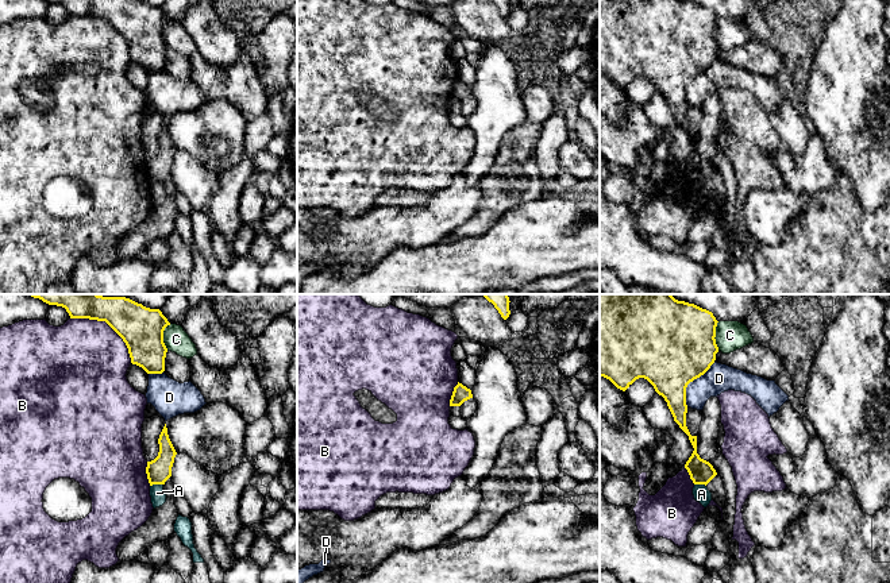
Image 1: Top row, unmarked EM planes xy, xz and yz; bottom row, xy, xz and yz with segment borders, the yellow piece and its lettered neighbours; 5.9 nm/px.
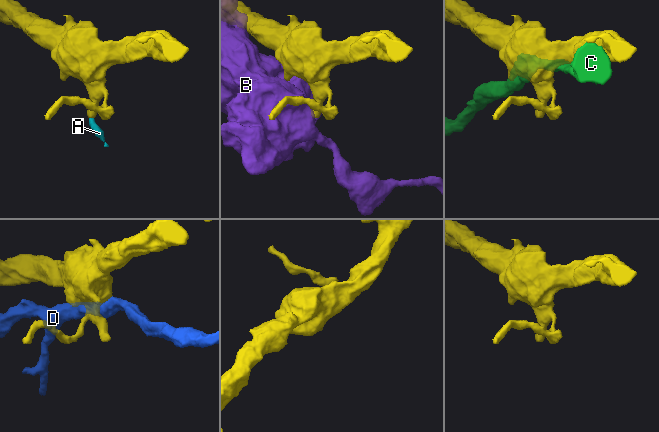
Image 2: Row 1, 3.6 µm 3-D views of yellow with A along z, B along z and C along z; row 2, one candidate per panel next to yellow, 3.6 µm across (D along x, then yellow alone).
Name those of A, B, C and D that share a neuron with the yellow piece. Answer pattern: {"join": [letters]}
{"join": []}

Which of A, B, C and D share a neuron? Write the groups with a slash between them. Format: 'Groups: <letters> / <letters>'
Groups: A / B / C / D

